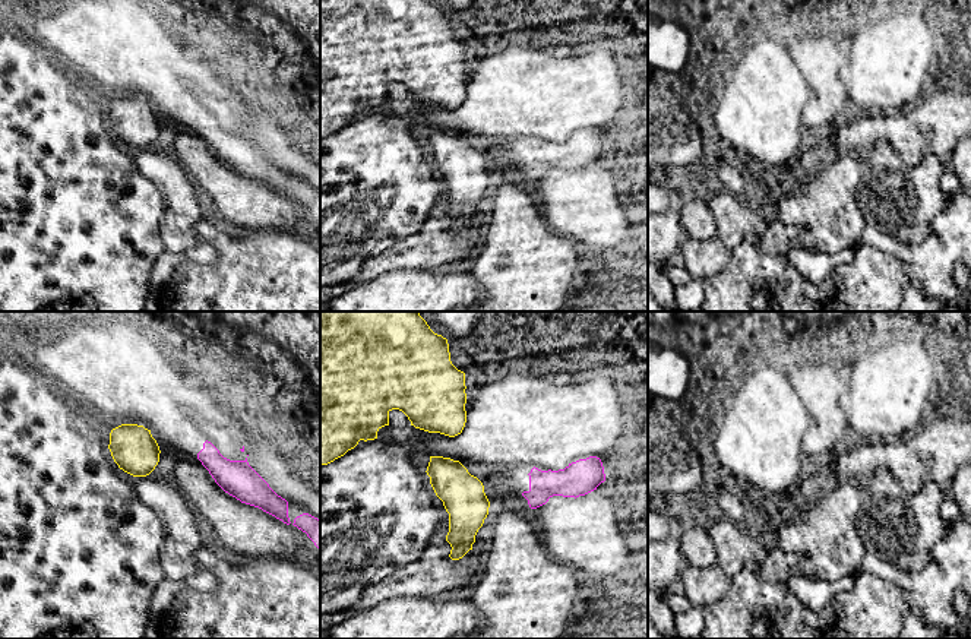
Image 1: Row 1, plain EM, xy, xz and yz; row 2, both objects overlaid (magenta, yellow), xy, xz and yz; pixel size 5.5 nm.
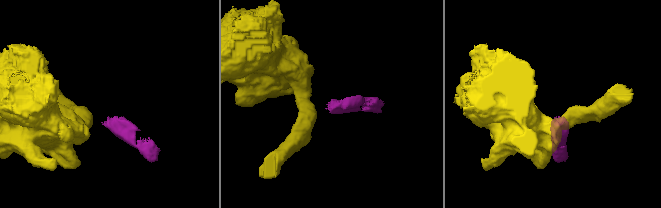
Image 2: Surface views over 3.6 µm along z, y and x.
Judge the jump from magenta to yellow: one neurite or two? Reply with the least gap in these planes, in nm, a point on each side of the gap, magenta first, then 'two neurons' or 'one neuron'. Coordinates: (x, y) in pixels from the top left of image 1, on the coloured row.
gap 190 nm; span xz (522, 494), (489, 502); two neurons

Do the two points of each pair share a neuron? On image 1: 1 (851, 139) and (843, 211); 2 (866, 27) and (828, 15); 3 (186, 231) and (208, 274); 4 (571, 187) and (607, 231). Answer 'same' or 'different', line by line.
1: different
2: different
3: different
4: same

